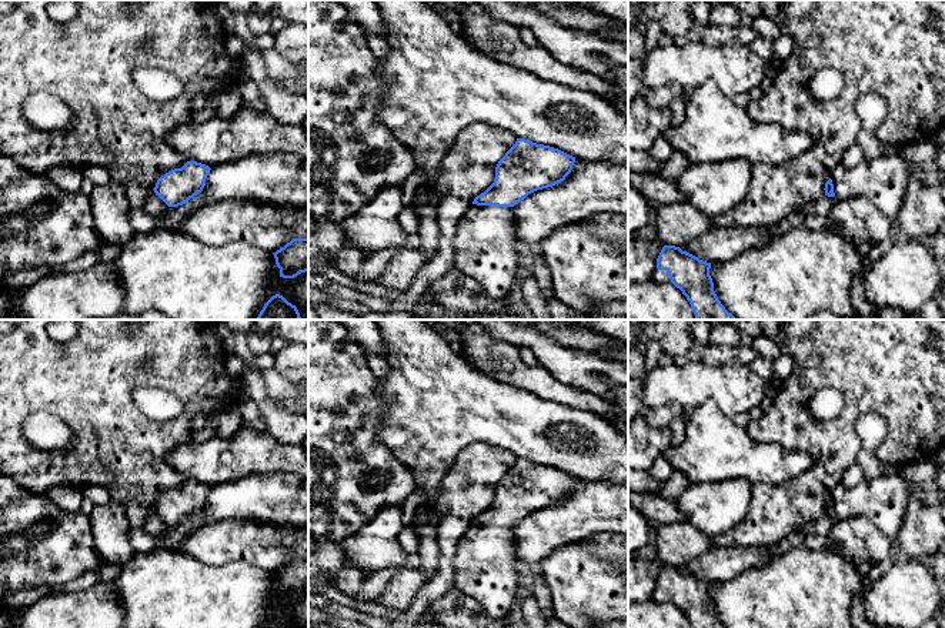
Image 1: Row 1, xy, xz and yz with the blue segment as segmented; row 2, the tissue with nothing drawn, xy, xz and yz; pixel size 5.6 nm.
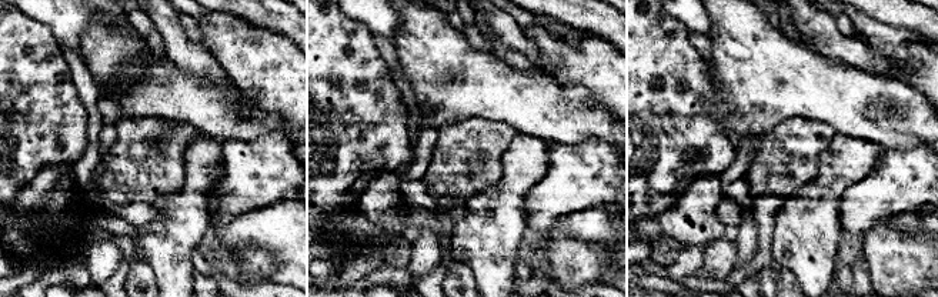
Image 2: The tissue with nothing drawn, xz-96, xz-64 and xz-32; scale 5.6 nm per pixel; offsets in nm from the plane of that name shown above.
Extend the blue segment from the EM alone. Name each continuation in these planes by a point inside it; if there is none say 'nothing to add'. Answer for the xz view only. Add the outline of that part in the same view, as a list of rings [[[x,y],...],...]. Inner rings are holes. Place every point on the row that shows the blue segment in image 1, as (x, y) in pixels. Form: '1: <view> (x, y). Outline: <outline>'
1: xz (486, 247). Outline: [[[471,204],[457,224],[454,268],[477,280],[490,298],[505,300],[515,288],[518,245],[512,207]]]

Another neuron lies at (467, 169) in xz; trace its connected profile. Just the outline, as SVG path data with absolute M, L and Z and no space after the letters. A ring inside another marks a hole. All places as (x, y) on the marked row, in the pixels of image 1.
M487 123L464 127L453 146L443 154L435 194L474 201L495 178L495 167L515 144L507 128Z

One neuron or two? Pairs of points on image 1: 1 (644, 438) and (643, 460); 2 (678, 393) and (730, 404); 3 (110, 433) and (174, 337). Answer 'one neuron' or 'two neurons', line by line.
1: one neuron
2: one neuron
3: one neuron

